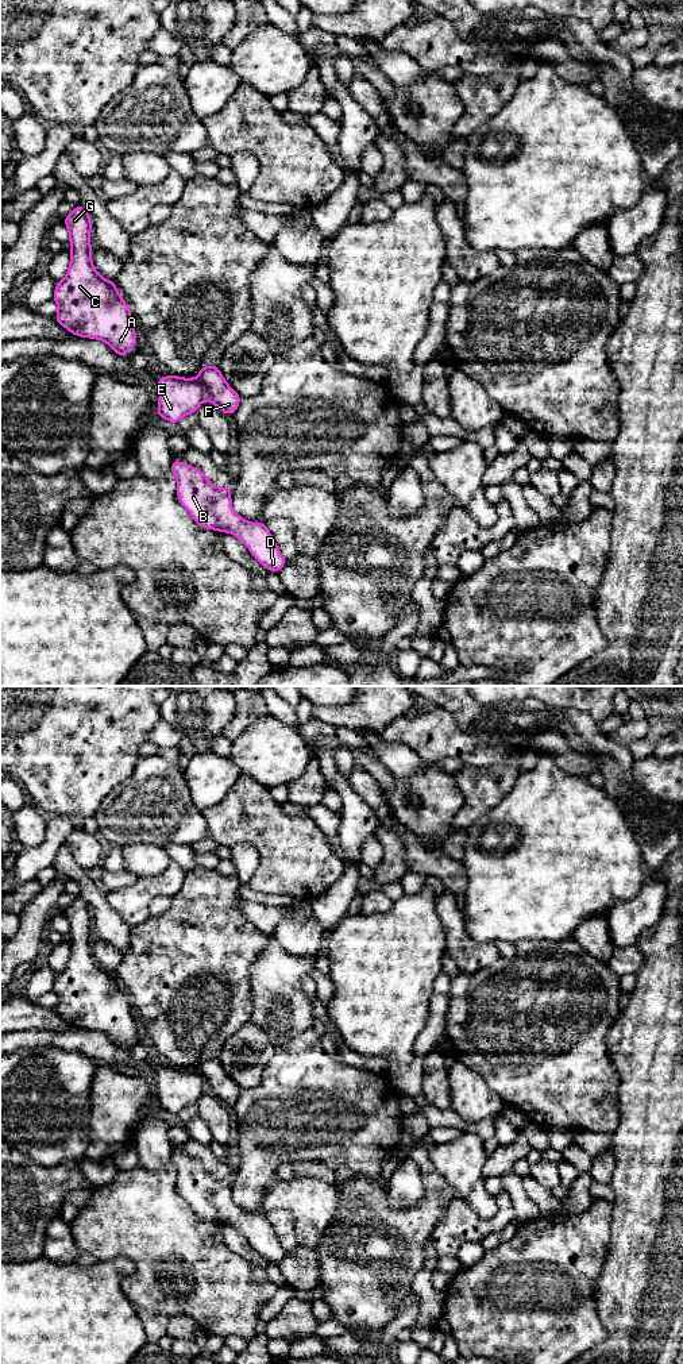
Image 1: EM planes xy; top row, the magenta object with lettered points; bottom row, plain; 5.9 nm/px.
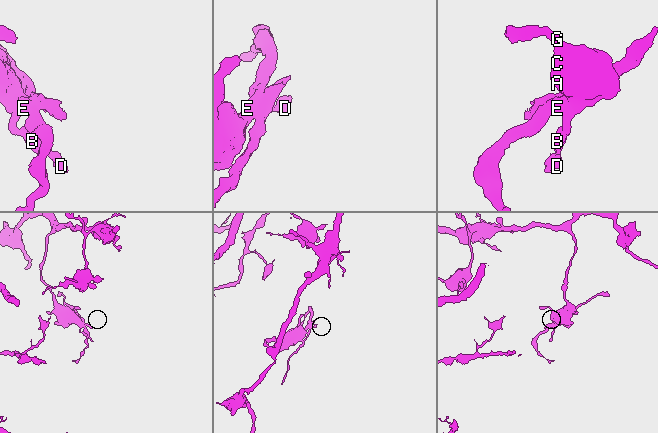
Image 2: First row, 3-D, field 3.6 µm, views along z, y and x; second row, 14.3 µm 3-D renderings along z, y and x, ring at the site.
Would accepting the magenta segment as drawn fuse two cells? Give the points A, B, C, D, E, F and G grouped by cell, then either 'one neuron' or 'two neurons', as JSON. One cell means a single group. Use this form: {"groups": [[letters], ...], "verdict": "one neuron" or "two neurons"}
{"groups": [["A", "B", "C", "D", "E", "G"], ["F"]], "verdict": "two neurons"}

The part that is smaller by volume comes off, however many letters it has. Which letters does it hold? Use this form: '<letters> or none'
F

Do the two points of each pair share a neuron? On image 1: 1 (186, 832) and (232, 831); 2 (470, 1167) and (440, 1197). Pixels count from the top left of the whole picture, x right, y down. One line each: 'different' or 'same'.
1: different
2: different

